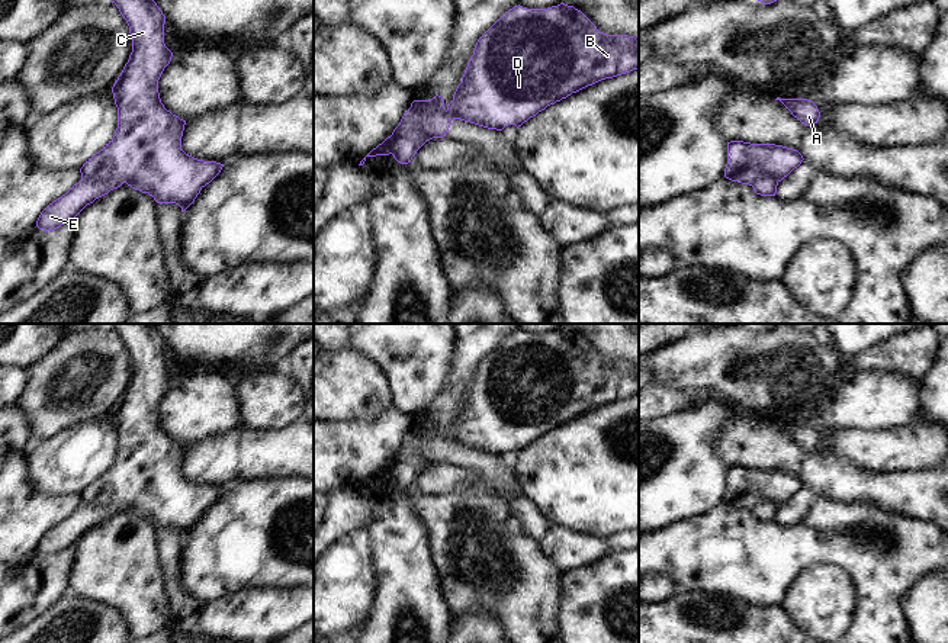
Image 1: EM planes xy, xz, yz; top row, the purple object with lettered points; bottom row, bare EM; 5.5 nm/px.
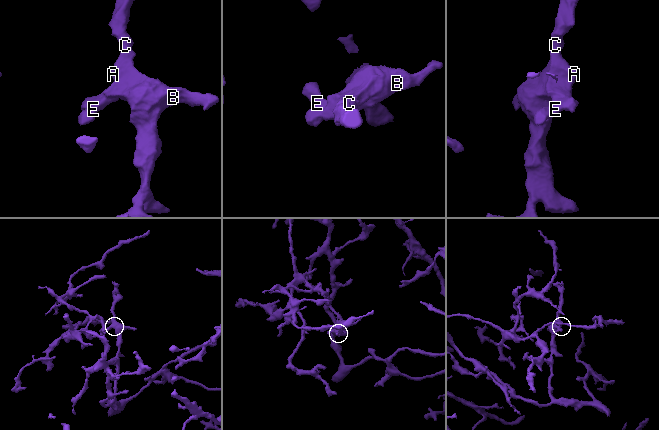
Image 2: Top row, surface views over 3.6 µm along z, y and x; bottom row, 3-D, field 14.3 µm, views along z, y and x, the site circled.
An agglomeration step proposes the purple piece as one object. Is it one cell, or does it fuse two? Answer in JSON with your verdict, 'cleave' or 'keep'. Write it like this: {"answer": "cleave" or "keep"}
{"answer": "cleave"}

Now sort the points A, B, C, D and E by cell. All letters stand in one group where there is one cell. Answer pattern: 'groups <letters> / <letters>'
groups A B C D / E

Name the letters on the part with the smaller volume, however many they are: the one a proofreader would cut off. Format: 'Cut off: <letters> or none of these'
Cut off: E

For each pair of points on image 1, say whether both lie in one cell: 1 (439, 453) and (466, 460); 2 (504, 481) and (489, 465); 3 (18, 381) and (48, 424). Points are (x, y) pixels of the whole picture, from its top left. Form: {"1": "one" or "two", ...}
{"1": "one", "2": "one", "3": "two"}

